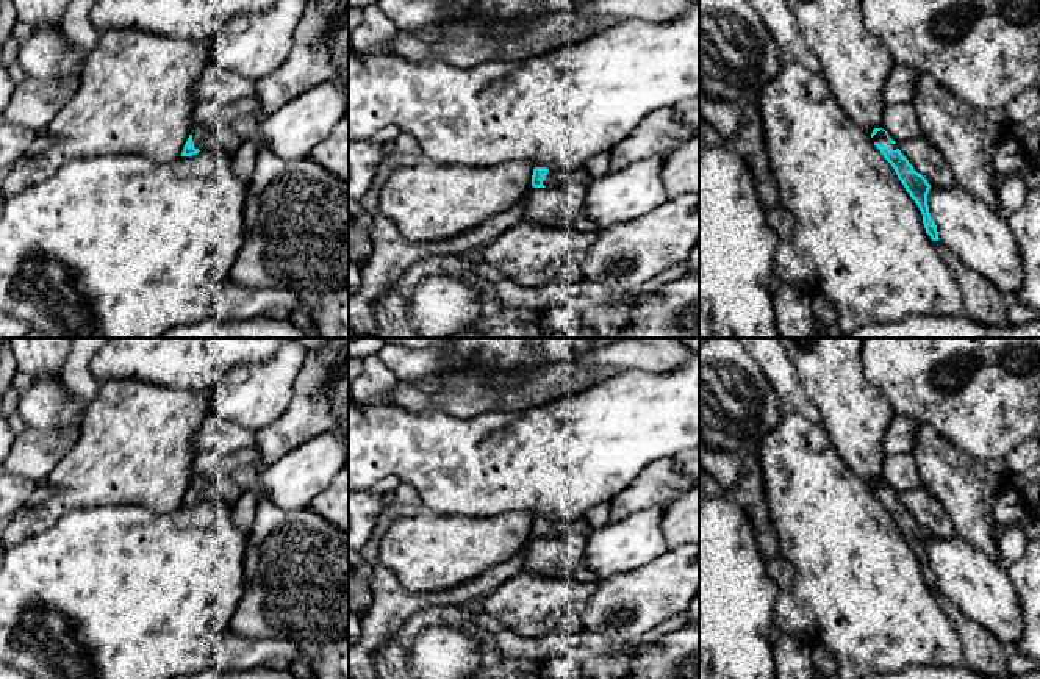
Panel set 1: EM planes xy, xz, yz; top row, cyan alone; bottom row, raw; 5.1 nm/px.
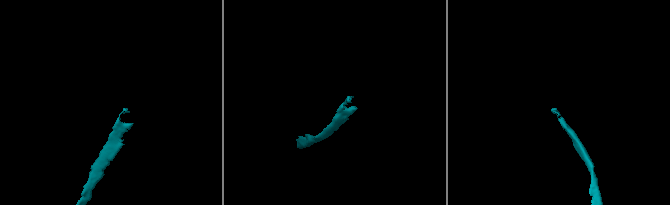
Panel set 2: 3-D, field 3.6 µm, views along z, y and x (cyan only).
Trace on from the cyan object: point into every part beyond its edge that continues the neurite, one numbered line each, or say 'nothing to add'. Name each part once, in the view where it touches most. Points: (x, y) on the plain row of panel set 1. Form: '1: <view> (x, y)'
1: yz (879, 487)

